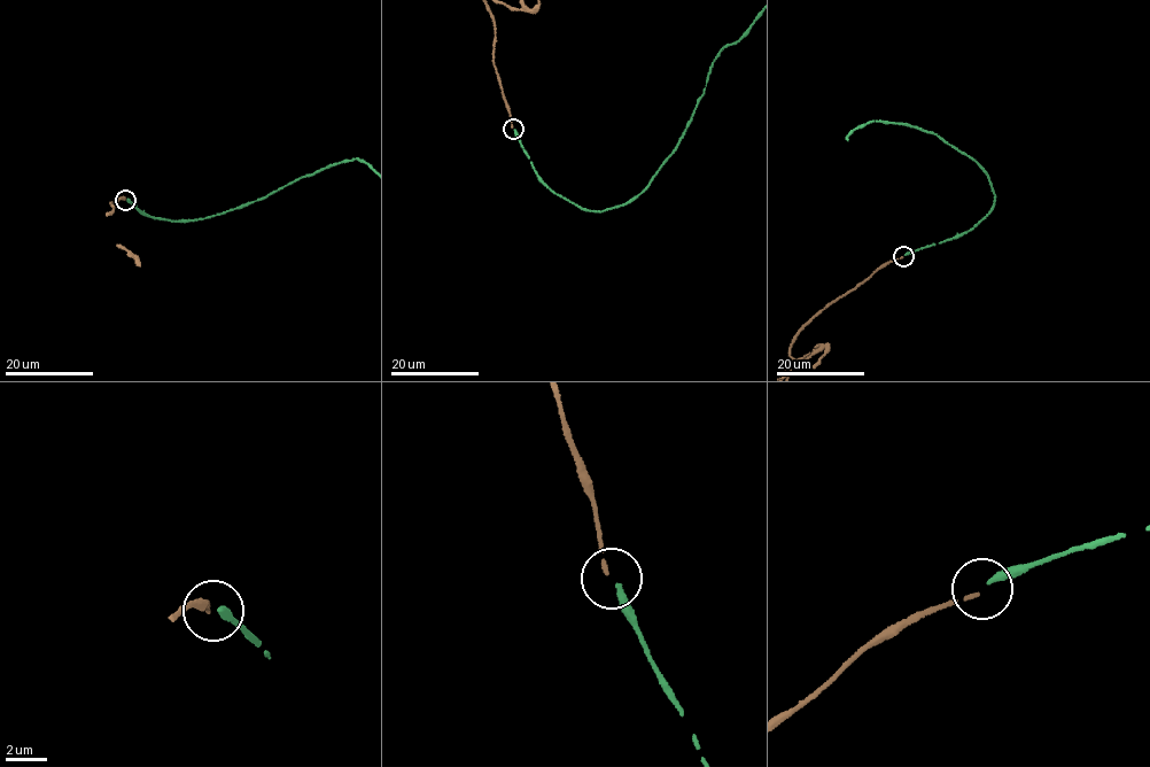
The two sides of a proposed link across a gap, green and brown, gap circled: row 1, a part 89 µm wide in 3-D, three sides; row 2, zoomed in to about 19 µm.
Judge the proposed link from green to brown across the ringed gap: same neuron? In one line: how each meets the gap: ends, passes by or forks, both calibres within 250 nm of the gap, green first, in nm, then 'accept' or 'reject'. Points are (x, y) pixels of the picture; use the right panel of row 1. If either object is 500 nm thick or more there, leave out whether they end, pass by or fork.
green ends there; brown ends there; 300 nm thick on the green side, 190 nm on the other; reject

